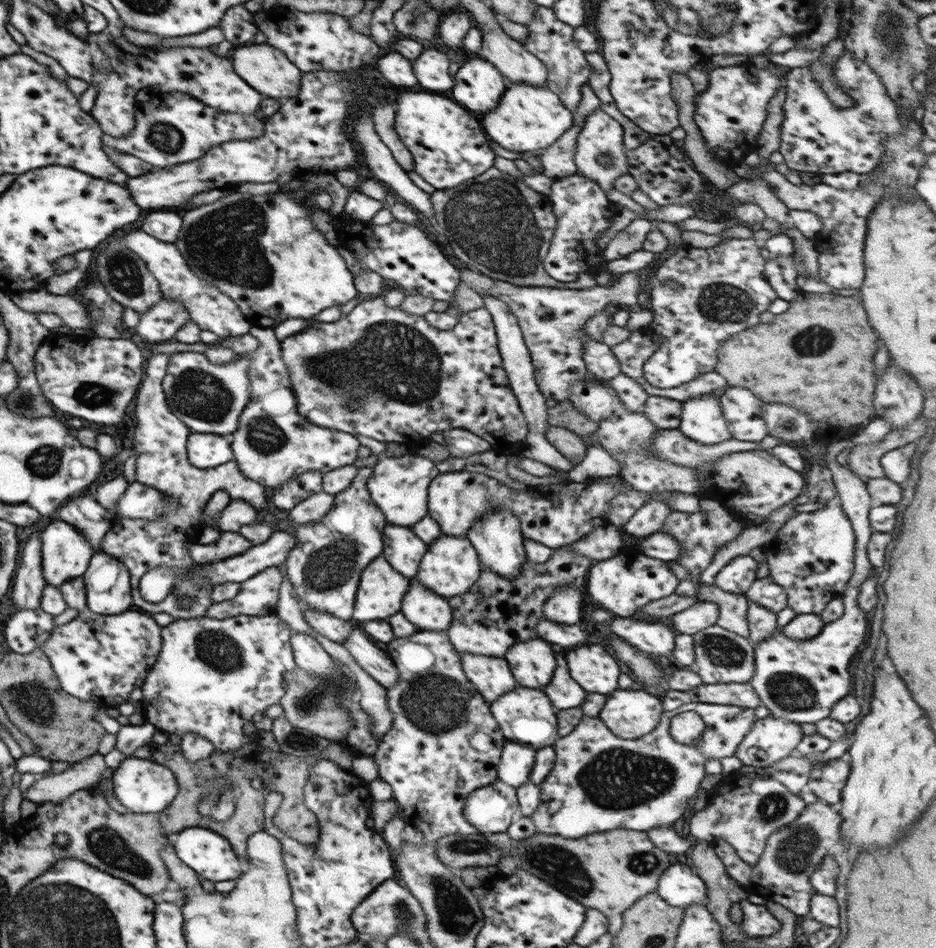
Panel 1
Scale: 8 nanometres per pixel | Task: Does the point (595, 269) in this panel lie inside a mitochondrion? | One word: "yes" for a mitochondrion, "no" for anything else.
no

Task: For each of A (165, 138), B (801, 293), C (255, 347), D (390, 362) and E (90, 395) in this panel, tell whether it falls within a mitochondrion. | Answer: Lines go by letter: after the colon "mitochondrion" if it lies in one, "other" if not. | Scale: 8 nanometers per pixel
A: mitochondrion
B: other
C: other
D: mitochondrion
E: mitochondrion

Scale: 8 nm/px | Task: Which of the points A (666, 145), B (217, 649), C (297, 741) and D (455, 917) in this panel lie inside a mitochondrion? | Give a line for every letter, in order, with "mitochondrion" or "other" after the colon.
A: other
B: mitochondrion
C: mitochondrion
D: mitochondrion

